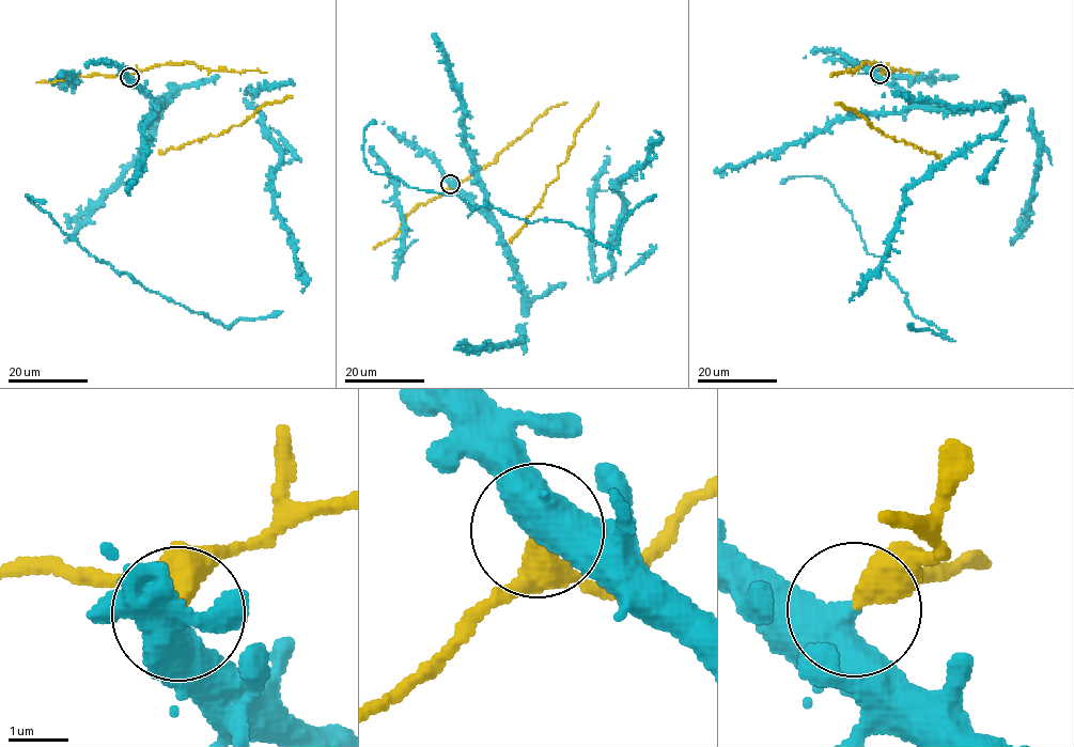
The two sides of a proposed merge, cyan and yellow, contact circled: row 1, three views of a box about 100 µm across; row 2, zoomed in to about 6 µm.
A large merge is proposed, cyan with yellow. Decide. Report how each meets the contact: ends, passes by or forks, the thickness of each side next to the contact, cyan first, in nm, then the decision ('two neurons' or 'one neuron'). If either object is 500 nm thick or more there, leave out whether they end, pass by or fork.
600/460 nm | two neurons

